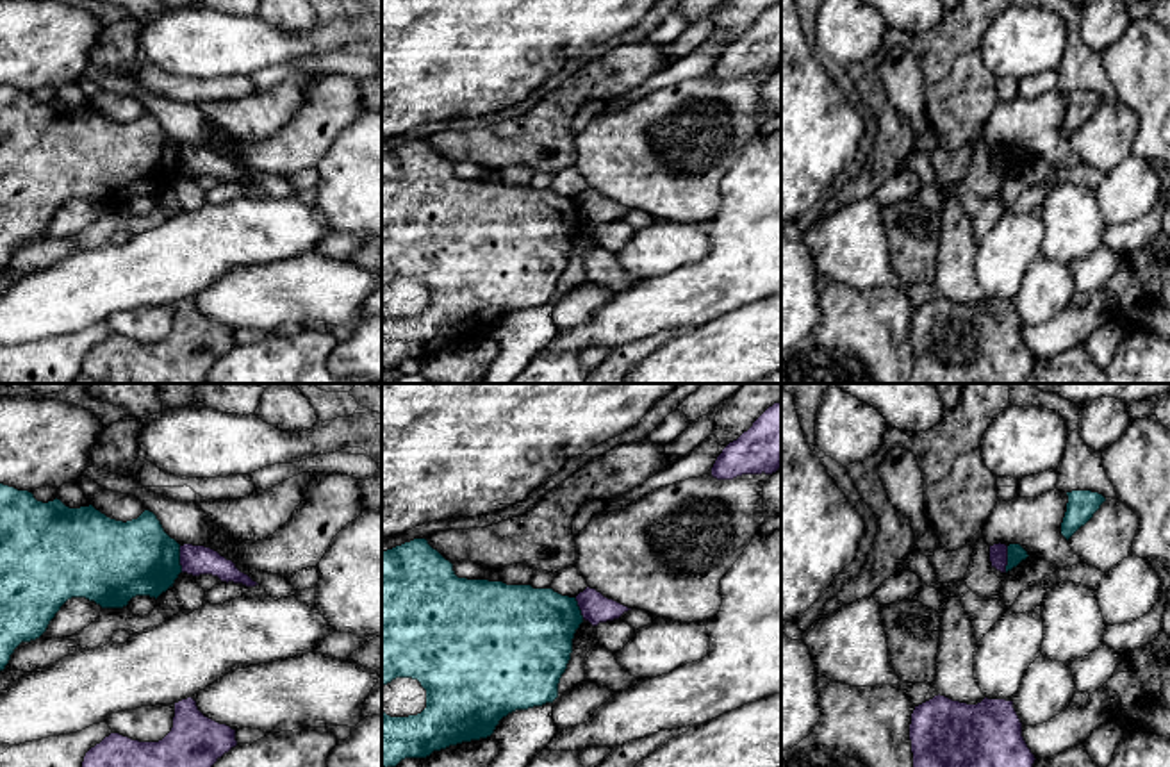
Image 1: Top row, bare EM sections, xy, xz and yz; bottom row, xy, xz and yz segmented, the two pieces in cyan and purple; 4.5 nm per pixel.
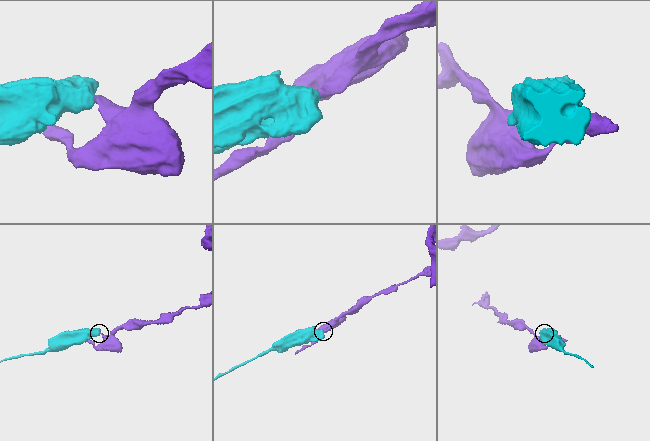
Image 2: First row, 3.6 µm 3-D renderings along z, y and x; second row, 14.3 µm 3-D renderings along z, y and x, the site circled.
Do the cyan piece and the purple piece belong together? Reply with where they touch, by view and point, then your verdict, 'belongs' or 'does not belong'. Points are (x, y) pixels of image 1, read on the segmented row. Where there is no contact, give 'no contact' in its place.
xy (179, 559) | does not belong

